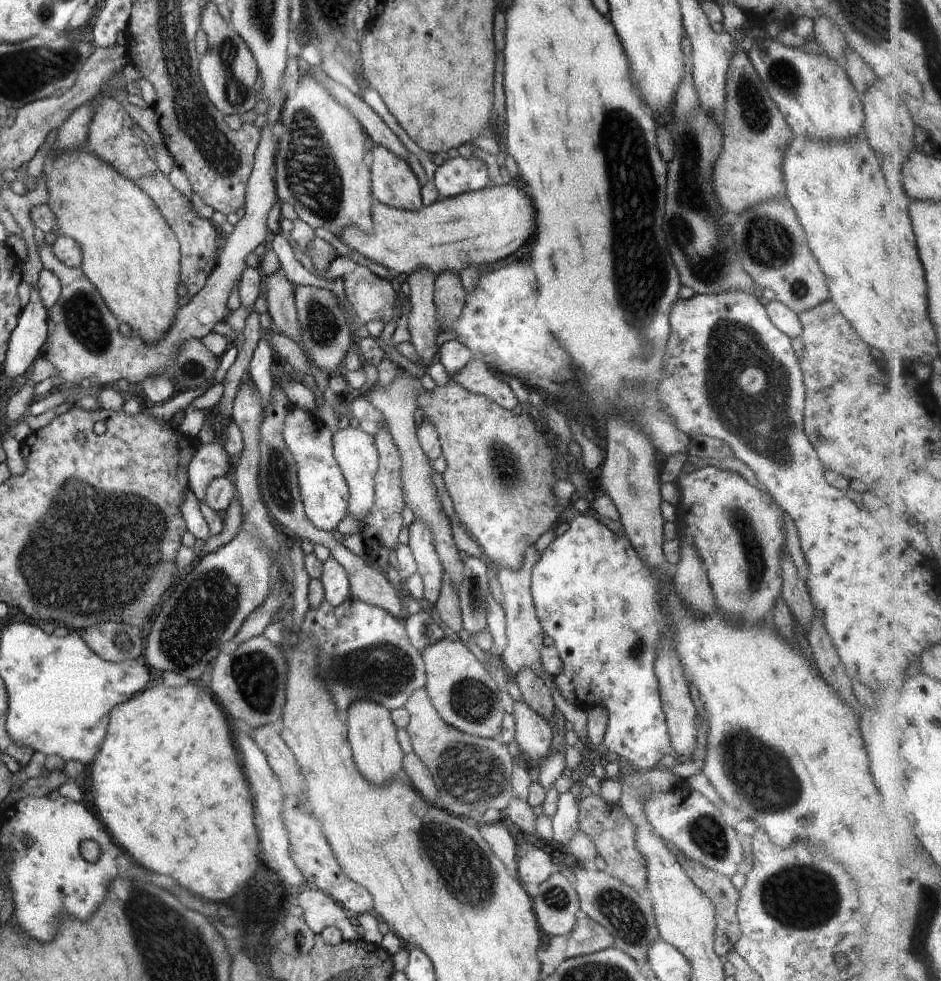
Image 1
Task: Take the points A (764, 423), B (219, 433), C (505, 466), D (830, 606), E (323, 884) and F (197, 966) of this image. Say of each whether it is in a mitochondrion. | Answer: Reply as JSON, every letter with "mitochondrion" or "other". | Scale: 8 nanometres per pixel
{"A":"mitochondrion","B":"other","C":"mitochondrion","D":"other","E":"other","F":"mitochondrion"}

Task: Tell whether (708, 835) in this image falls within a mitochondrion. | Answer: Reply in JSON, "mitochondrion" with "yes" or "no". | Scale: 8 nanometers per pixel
{"mitochondrion":"yes"}

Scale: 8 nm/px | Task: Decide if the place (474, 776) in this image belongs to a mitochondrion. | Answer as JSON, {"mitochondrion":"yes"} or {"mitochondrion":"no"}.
{"mitochondrion":"yes"}

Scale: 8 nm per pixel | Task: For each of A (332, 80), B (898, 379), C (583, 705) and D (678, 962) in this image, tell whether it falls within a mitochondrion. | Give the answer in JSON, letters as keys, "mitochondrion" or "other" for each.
{"A":"other","B":"other","C":"other","D":"other"}

